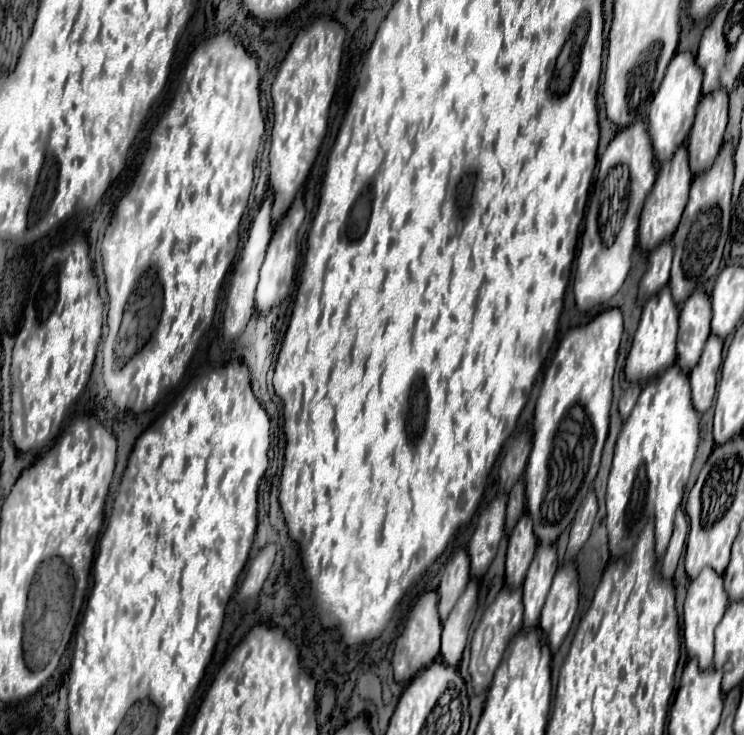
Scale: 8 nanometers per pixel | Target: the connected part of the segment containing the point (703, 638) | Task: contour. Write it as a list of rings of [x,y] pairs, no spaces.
[[[704,568],[696,580],[688,586],[688,596],[684,602],[684,644],[690,658],[696,658],[700,664],[700,670],[712,668],[712,656],[714,656],[714,630],[718,622],[722,620],[724,612],[728,608],[728,596],[724,592],[722,576],[716,574],[710,568]]]

